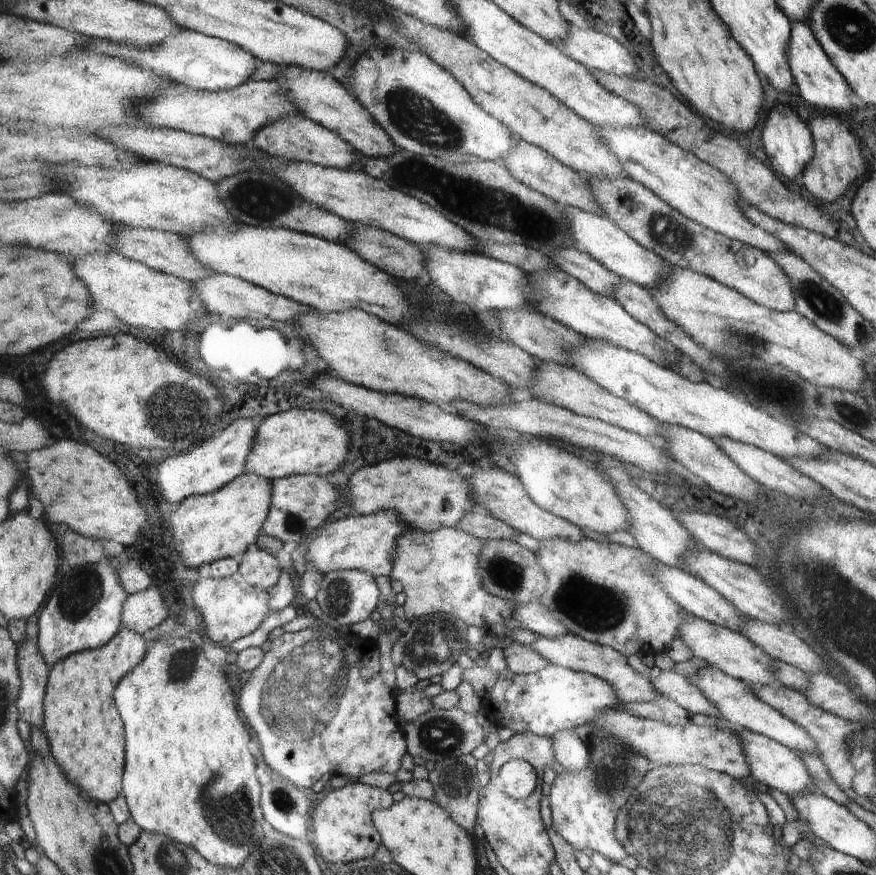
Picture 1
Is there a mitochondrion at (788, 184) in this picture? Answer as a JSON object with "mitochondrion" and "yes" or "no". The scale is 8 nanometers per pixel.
{"mitochondrion":"no"}

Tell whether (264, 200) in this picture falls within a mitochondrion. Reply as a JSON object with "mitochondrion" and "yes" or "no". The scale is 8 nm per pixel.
{"mitochondrion":"yes"}

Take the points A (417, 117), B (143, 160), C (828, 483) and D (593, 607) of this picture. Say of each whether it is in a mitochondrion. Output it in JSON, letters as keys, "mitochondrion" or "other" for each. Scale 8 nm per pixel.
{"A":"mitochondrion","B":"other","C":"other","D":"mitochondrion"}

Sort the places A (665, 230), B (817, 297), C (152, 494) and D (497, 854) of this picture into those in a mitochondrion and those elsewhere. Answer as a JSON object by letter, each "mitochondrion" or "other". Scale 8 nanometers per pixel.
{"A":"mitochondrion","B":"mitochondrion","C":"other","D":"other"}

